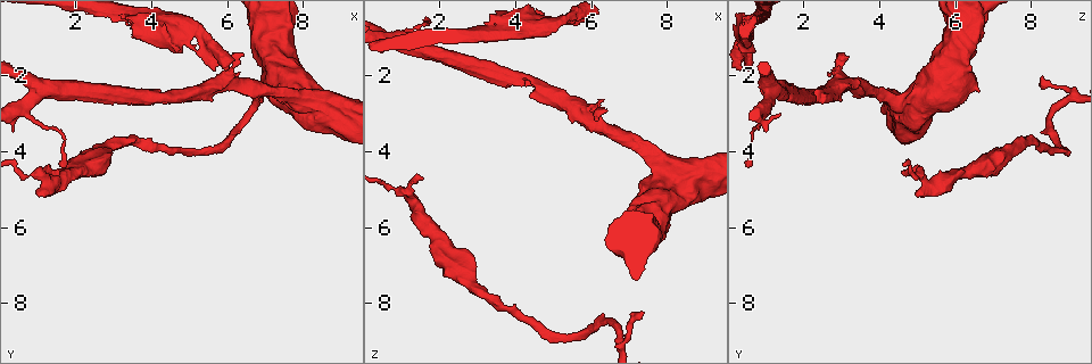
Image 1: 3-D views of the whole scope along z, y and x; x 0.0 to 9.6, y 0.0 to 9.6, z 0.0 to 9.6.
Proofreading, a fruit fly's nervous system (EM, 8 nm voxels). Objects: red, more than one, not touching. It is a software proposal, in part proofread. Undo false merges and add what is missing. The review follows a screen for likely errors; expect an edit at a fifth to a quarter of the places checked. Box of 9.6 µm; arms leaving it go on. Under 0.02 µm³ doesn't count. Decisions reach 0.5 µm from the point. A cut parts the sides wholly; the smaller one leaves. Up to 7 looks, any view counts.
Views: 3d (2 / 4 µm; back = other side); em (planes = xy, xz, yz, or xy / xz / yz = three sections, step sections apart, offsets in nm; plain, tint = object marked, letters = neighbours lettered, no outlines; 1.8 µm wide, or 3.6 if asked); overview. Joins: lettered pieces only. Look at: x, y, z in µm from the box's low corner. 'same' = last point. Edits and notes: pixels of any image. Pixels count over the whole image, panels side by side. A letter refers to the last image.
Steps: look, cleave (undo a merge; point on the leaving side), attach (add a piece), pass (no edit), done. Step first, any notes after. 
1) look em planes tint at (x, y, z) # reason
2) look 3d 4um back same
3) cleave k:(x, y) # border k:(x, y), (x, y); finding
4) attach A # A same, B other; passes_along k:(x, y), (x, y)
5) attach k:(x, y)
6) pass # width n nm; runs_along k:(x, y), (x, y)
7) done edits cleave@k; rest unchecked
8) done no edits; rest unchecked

look em xz step 16 letters at (4.35, 2.55, 2.05) # thin neck

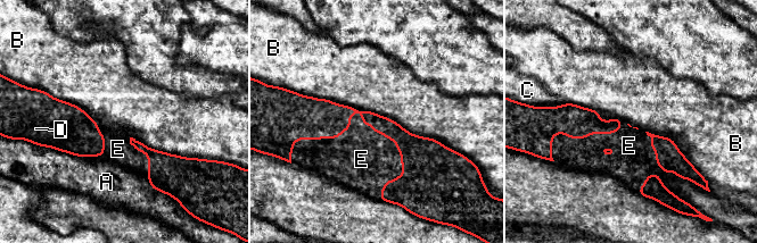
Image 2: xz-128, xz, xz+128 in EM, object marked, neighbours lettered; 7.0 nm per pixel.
attach E # longest_contact B 1100 nm; A other, B other, C other, D other, E same; passes_along 2:(327, 119), (362, 116), (360, 151); it goes on there

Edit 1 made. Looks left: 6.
look overview # redraw

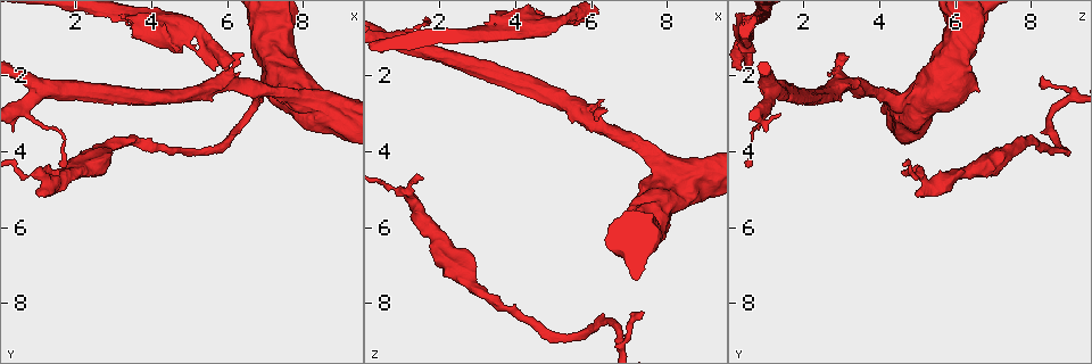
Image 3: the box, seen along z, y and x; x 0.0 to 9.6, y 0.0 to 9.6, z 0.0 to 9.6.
look 3d 2um at (6.00, 2.20, 3.15) # a fork

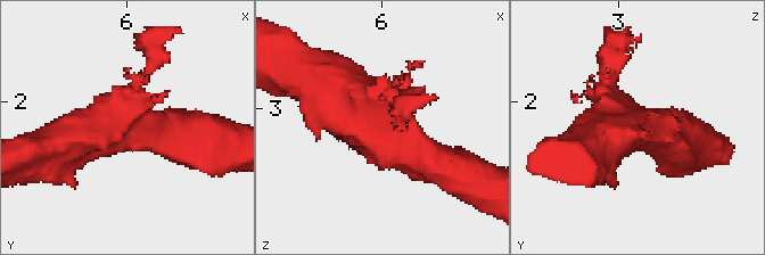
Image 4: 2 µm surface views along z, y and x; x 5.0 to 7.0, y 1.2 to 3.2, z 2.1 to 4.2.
look em 3.6um planes tint at (6.02, 2.18, 3.14) # need the tissue

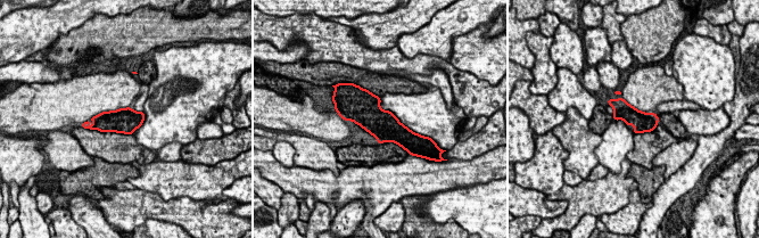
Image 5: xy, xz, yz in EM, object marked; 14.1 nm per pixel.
look em 3.6um planes letters same

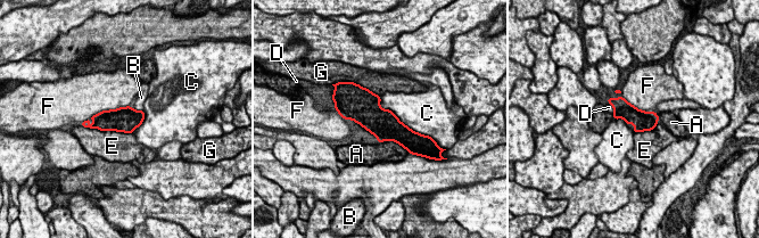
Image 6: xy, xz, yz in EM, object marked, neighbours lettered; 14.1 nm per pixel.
pass # A other, B other, C other, D other, E other, F other, G other; all the same neuron

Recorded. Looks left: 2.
look em planes letters at (7.35, 2.35, 8.30) # thin end

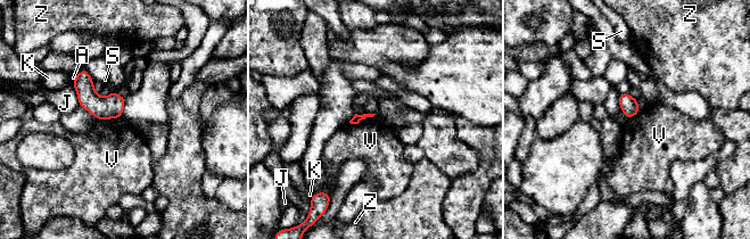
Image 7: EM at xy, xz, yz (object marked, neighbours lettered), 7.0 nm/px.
pass # A other, J other, K other, S other, V other, Z other; border 7:(376, 114), (357, 123), (349, 123); no lettered piece goes on from it

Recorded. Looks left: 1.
done edits attach@2; rest unchecked

